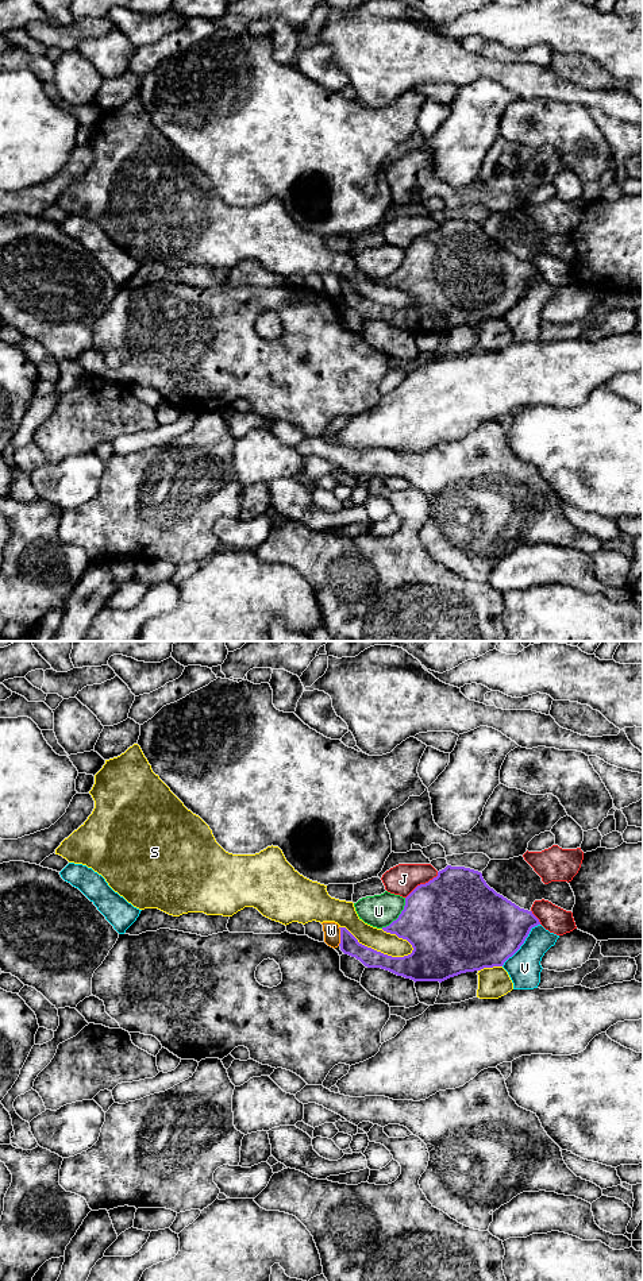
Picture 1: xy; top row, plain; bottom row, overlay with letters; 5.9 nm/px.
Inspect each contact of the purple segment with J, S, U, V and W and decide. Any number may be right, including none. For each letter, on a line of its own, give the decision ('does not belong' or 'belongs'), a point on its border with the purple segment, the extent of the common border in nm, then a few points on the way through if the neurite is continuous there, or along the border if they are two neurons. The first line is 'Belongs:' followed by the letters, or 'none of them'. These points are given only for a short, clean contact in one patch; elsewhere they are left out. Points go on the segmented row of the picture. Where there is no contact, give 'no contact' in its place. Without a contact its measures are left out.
Belongs: none of them
J: does not belong; contact xy (422, 884); length 260 nm
S: does not belong; contact xy (376, 950); length 460 nm
U: does not belong; contact xy (399, 915); length 240 nm
V: does not belong; contact xy (523, 942); length 340 nm
W: does not belong; contact xy (341, 937); length 110 nm; border xy (338, 928), (339, 945)

